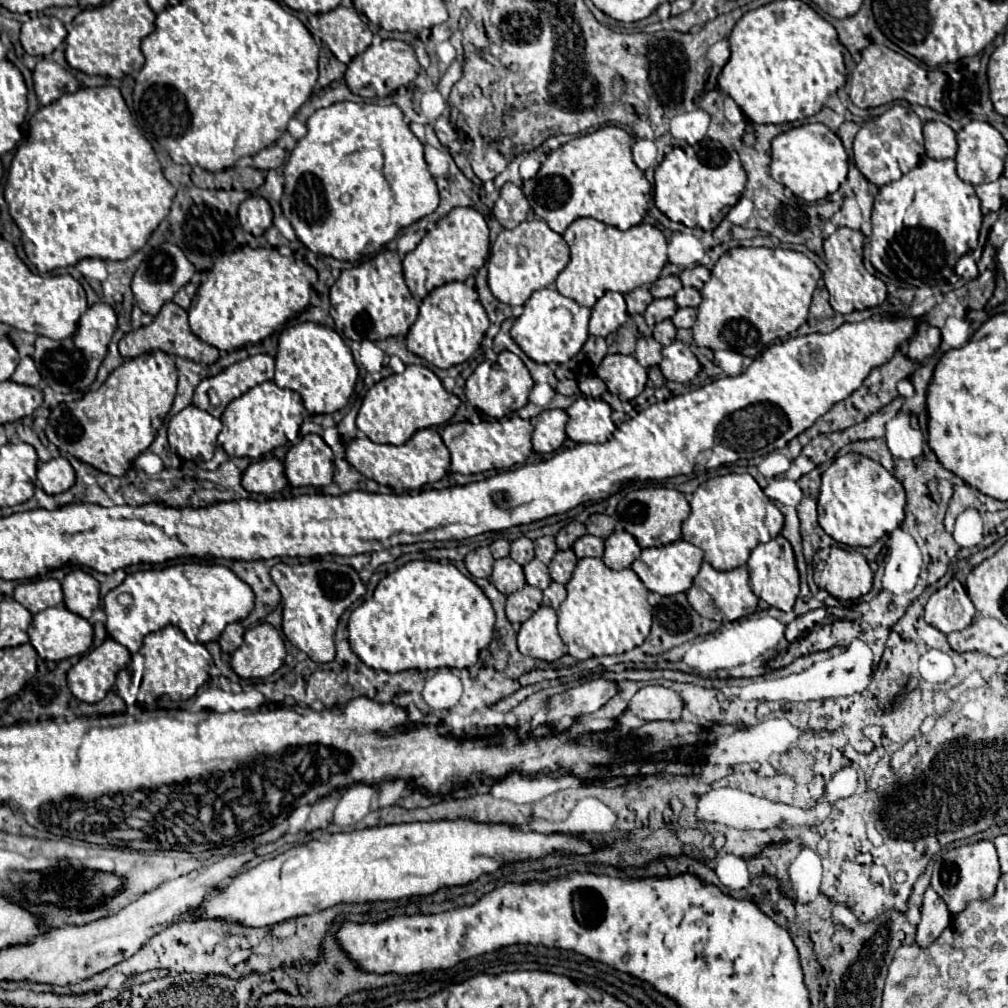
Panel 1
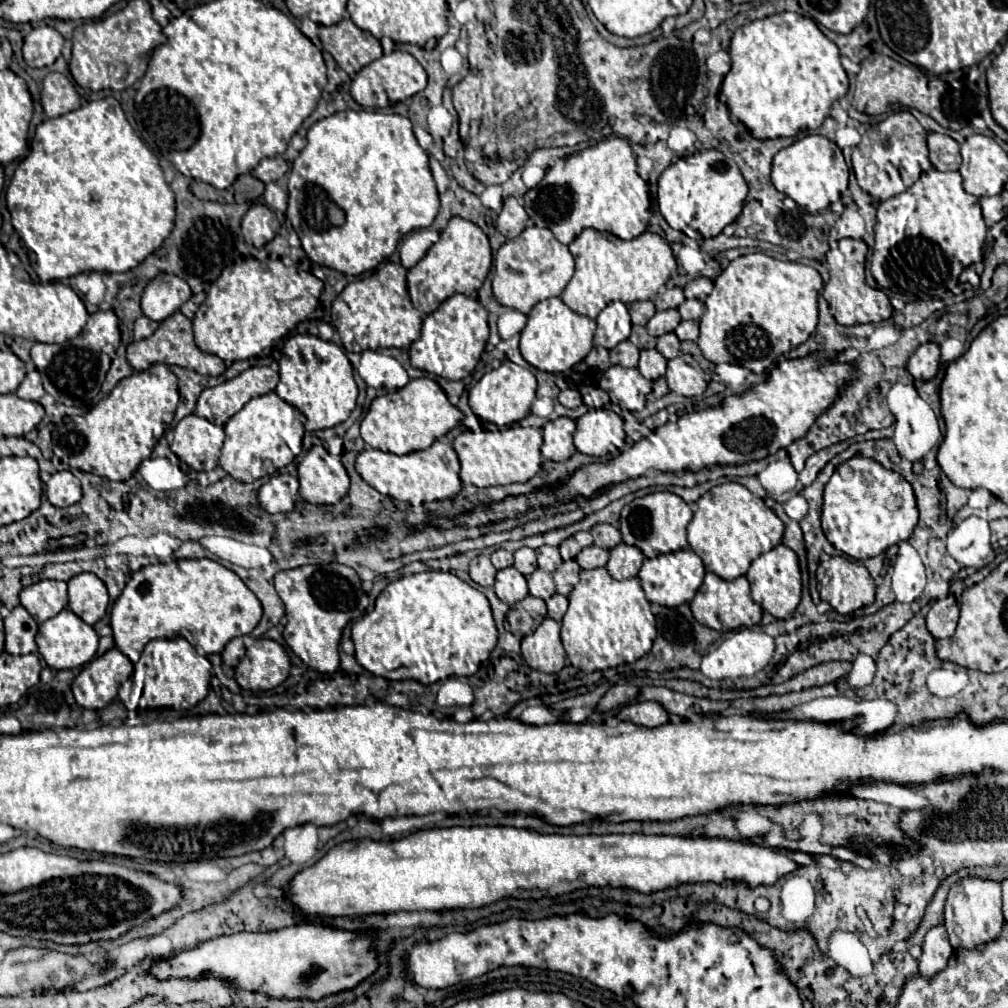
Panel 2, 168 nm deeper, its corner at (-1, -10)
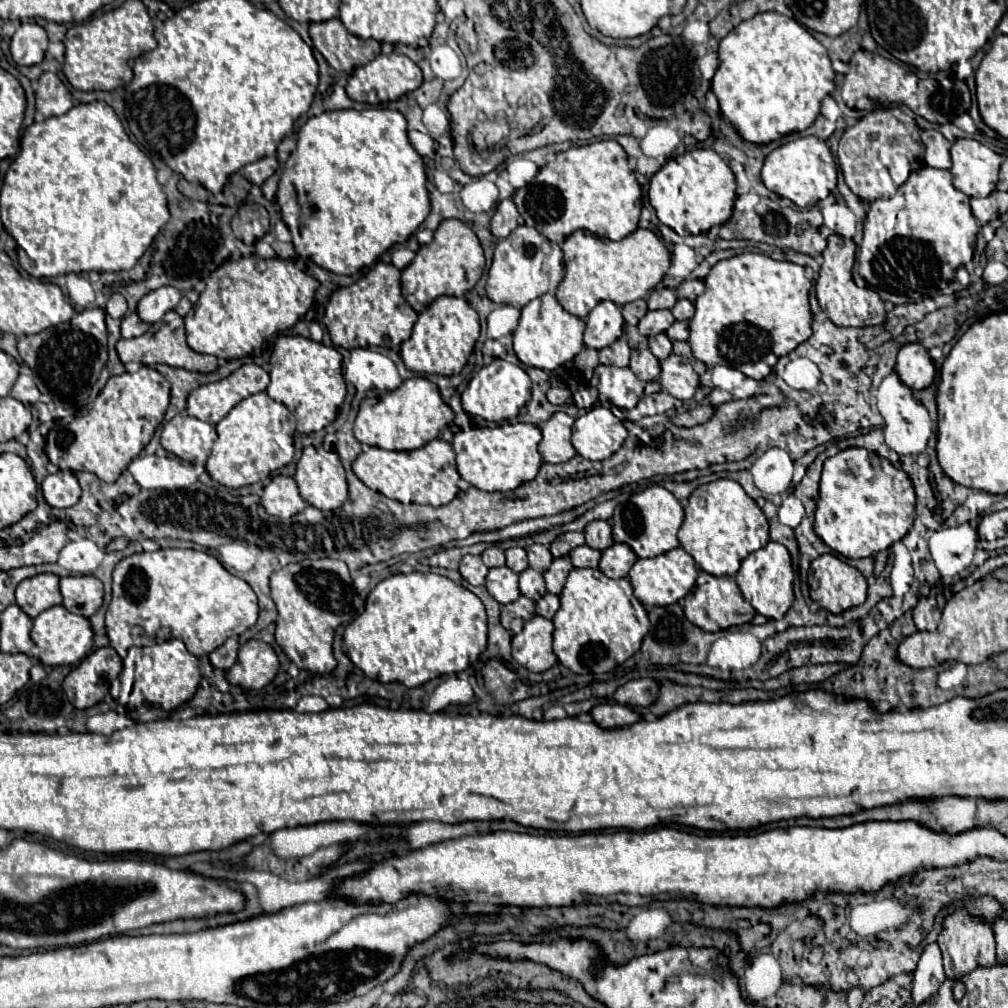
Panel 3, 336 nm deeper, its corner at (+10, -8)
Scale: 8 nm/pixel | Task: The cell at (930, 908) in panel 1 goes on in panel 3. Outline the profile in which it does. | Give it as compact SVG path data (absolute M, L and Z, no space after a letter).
M937 942L927 944L913 972L913 988L911 988L913 1002L919 1004L919 1002L929 1000L933 994L937 994L943 980L945 980L945 972L943 972L941 950Z

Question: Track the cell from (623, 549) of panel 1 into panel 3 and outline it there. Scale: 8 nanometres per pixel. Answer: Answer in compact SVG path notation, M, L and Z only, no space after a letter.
M613 544L603 552L599 570L607 578L625 578L627 572L631 570L631 566L635 564L635 560L637 560L637 556L633 554L633 550L629 550L629 546Z

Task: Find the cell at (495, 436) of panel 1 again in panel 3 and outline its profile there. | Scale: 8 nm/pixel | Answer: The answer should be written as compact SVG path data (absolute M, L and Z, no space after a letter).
M501 422L491 428L461 430L455 434L451 446L457 454L457 472L463 480L485 492L507 492L537 476L543 462L541 454L537 452L539 440L541 432L533 424Z

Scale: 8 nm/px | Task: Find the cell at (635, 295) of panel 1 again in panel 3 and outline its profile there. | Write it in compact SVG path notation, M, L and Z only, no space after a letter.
M635 300L635 302L623 304L621 314L627 324L637 324L647 314L647 304L645 304L645 300Z

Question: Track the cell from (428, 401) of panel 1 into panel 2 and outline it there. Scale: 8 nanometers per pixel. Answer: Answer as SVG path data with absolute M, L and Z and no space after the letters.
M432 378L410 380L398 392L390 392L374 398L368 414L360 424L360 432L366 444L376 450L392 454L410 454L416 450L430 448L434 440L448 434L462 420L462 412L452 406L446 392Z

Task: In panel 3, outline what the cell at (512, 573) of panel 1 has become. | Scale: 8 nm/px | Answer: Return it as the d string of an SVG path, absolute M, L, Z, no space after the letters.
M507 566L491 568L487 574L487 580L485 580L485 588L499 604L509 604L521 596L517 578L519 576L513 570L509 570Z

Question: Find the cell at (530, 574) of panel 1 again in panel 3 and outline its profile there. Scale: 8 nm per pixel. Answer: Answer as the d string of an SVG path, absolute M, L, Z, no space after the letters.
M527 568L519 574L519 590L523 596L527 598L533 598L535 602L547 592L545 590L545 580L543 580L543 574L533 570L533 568Z

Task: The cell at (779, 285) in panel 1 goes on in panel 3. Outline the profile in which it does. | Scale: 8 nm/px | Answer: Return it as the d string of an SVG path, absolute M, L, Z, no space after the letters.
M745 252L717 262L705 278L705 292L695 300L695 316L689 322L689 346L693 356L709 368L723 364L741 370L745 376L765 378L777 360L811 336L811 310L809 310L811 282L805 278L805 268L793 262L777 262L765 254Z

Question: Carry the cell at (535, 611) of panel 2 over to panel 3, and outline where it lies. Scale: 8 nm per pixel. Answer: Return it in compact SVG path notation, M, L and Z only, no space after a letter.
M519 596L515 602L503 606L500 622L512 634L518 634L525 622L531 620L533 616L535 616L535 602L527 596Z

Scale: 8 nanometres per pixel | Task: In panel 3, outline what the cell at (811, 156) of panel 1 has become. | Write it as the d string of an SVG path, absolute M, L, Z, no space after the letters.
M803 136L779 146L765 158L765 164L761 170L763 184L771 192L783 198L789 198L799 208L811 208L819 200L827 198L831 190L837 186L837 175L838 167L835 166L831 150L827 148L825 140L815 136Z

